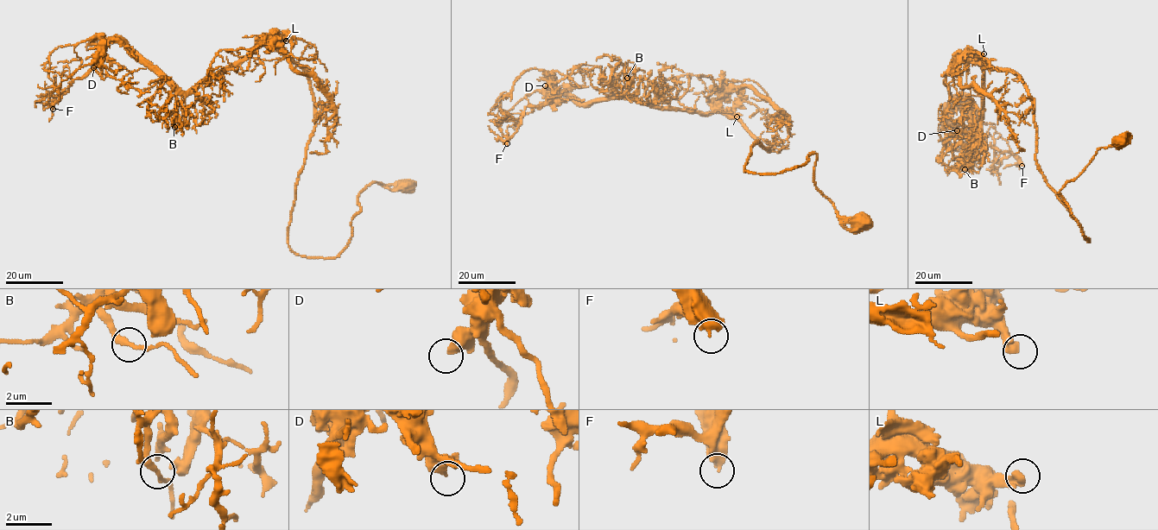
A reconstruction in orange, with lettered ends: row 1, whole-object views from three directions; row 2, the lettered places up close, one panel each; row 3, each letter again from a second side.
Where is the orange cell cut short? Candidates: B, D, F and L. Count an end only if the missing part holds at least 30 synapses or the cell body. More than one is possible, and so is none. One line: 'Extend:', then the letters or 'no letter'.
Extend: F

